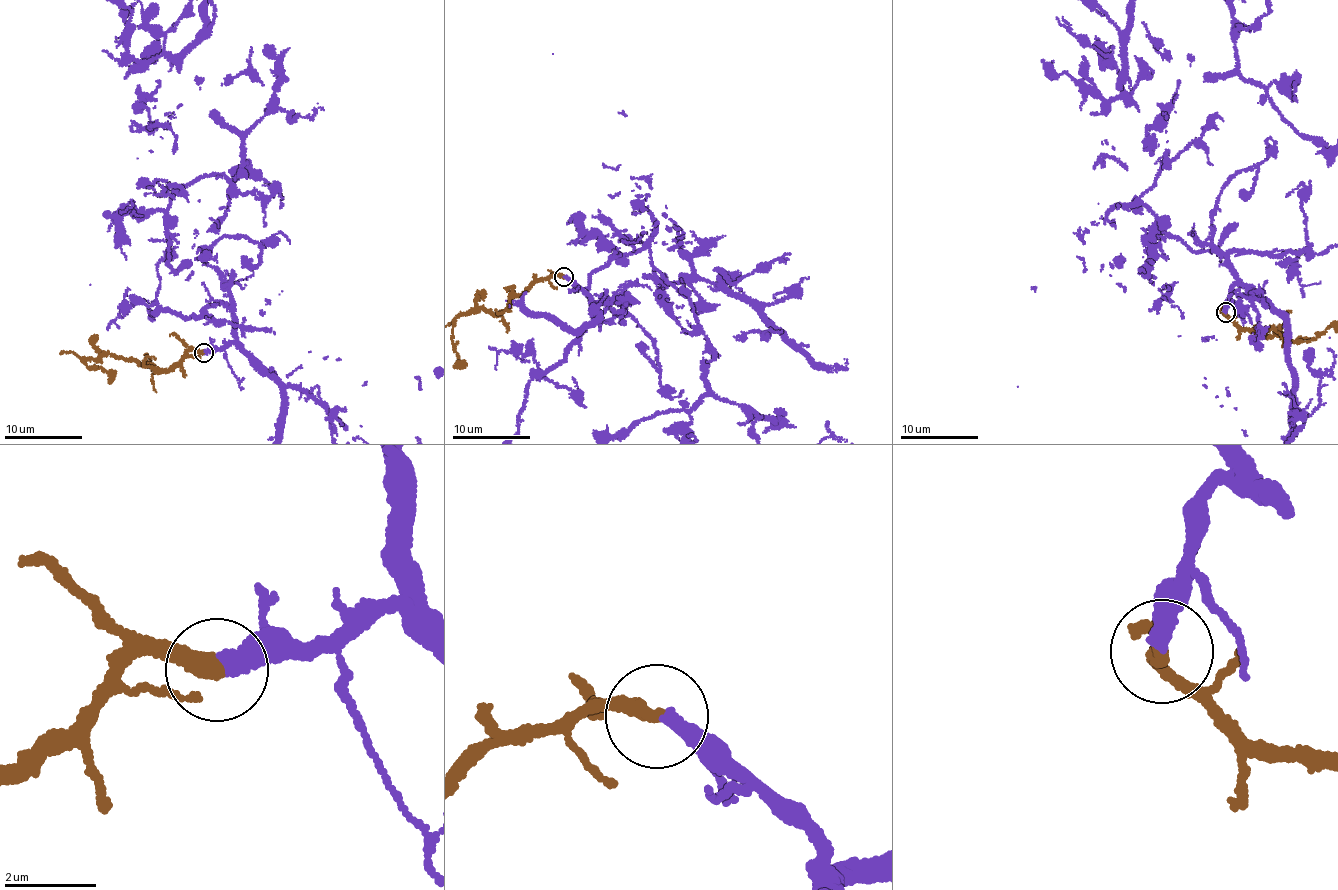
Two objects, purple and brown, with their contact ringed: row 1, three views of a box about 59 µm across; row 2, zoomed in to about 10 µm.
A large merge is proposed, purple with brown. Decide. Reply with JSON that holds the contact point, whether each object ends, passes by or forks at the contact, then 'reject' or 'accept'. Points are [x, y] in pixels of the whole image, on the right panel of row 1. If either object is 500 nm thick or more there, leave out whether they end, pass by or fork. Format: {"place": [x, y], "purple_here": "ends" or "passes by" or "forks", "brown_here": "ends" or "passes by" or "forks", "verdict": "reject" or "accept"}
{"place": [1225, 312], "purple_here": "ends", "brown_here": "ends", "verdict": "accept"}

